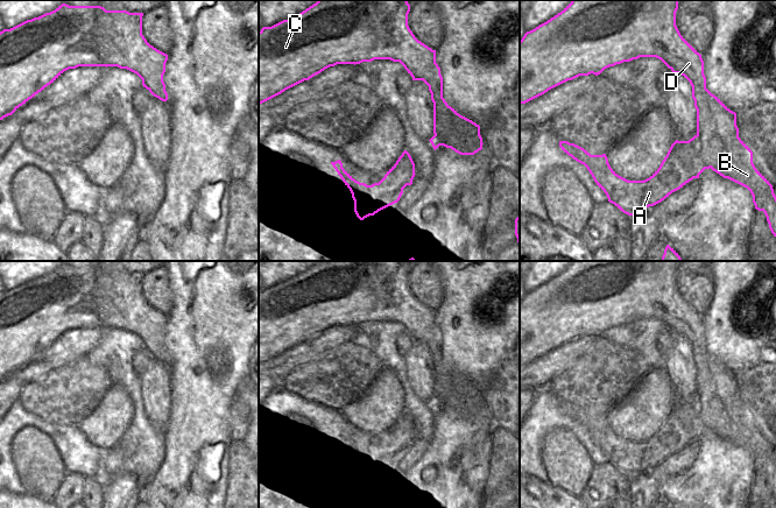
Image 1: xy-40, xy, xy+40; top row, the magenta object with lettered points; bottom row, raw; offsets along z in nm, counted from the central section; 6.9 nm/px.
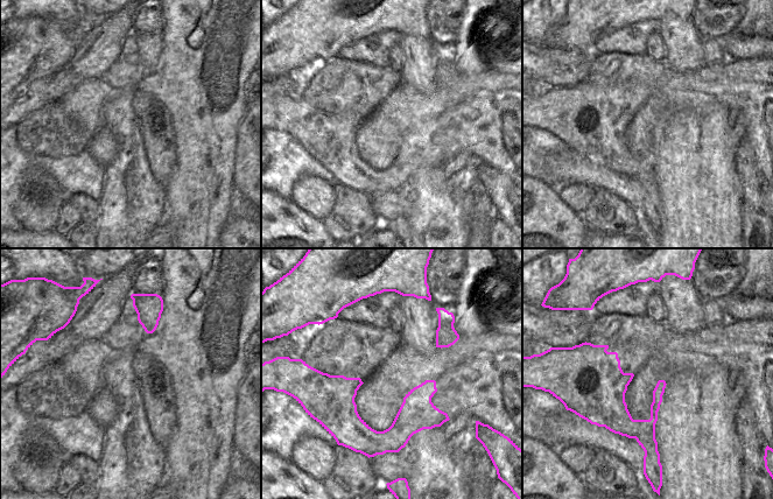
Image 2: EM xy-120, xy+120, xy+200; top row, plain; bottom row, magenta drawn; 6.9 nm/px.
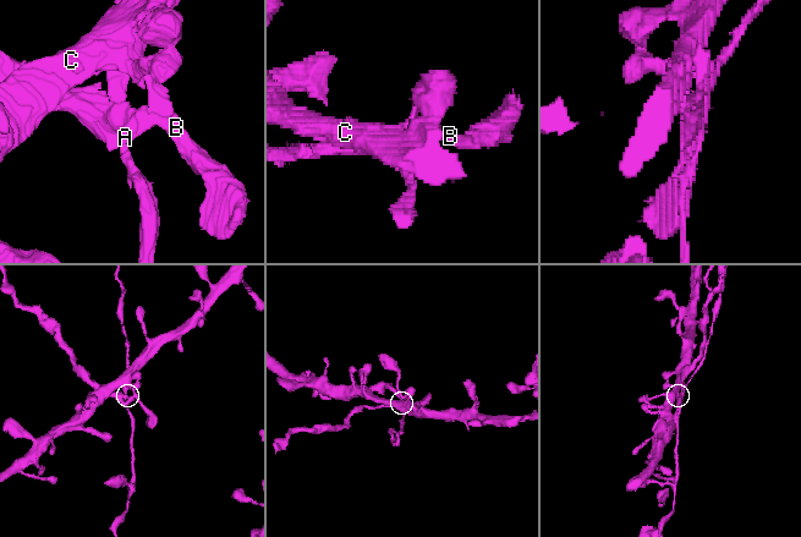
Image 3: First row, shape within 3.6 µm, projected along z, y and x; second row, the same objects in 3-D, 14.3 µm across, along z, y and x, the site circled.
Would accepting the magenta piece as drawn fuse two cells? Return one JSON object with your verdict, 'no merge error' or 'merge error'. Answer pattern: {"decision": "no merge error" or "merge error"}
{"decision": "merge error"}

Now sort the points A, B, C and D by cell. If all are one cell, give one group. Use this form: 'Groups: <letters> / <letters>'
Groups: A / B C D

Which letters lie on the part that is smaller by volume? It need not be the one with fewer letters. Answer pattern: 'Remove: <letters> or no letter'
Remove: A

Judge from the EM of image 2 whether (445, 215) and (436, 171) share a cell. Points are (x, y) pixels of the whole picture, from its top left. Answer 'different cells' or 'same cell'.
same cell

